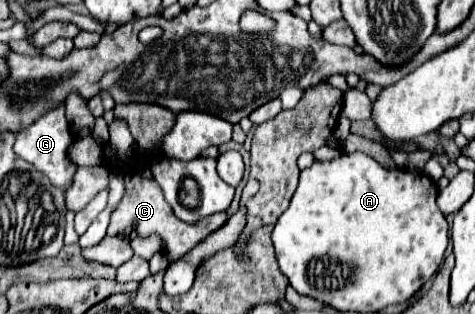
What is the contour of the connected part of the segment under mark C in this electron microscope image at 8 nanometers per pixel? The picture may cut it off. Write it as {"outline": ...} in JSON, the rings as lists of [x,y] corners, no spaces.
{"outline":[[[129,172],[129,174],[125,174],[125,198],[121,200],[119,208],[111,214],[107,236],[139,234],[139,236],[145,238],[145,236],[157,234],[167,244],[167,258],[173,262],[173,260],[183,258],[187,252],[191,252],[193,246],[197,246],[199,242],[203,242],[203,238],[207,238],[215,230],[219,230],[225,222],[227,222],[225,212],[213,214],[213,216],[209,216],[209,218],[205,218],[205,220],[201,220],[199,224],[193,224],[193,226],[181,222],[173,214],[171,206],[165,202],[161,186],[155,180],[147,180],[147,178],[141,178],[137,172]]]}

